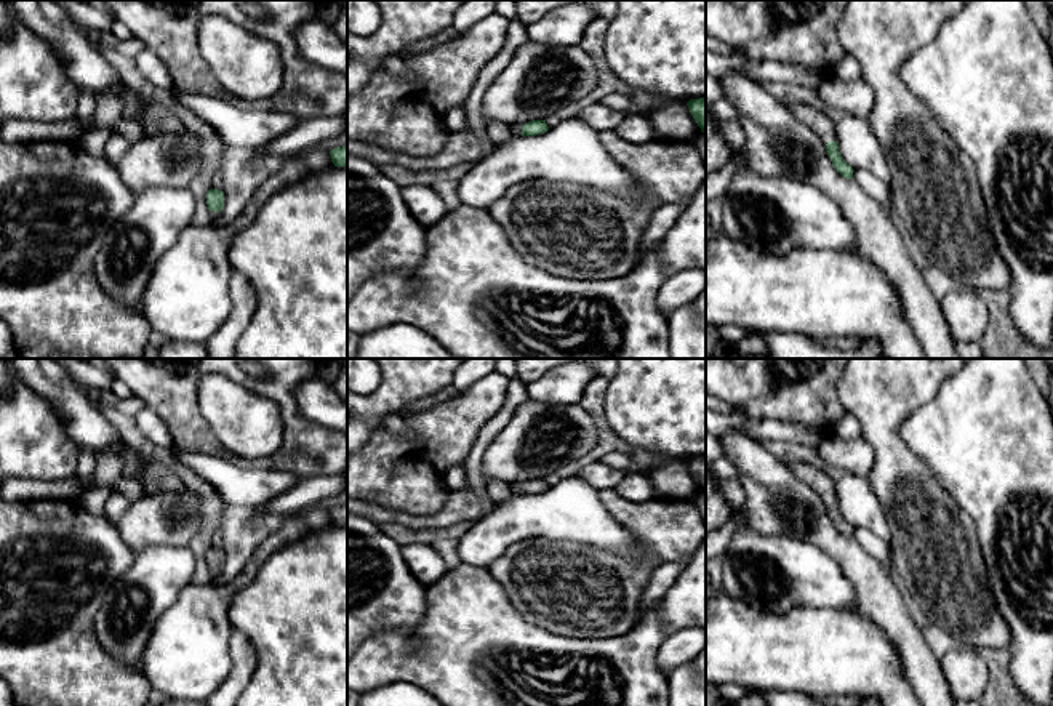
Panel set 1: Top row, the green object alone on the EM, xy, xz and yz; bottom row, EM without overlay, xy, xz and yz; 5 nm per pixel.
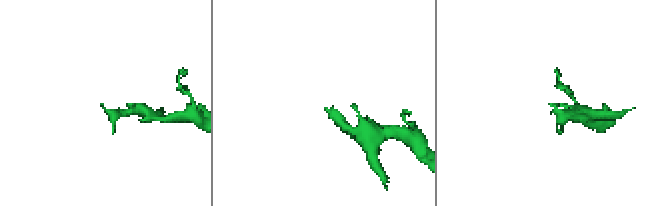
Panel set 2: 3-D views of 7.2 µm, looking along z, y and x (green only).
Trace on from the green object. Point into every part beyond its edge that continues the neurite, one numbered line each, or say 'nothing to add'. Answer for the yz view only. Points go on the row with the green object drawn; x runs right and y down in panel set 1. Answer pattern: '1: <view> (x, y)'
1: yz (815, 119)

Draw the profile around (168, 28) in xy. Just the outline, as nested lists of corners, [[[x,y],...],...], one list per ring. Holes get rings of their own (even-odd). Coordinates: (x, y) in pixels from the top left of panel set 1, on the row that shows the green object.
[[[243,0],[104,2],[114,18],[162,59],[170,72],[171,88],[179,93],[214,96],[235,107],[283,112],[301,120],[333,117],[347,110],[347,75],[310,62],[298,46],[296,30],[318,16],[315,0],[251,0],[267,11],[264,21],[243,13]],[[208,16],[222,16],[275,43],[283,67],[283,82],[275,94],[243,101],[226,91],[203,66],[198,26]]]

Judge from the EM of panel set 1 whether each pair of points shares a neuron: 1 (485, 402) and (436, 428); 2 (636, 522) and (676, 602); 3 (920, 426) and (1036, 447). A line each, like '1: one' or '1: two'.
1: one
2: two
3: one

